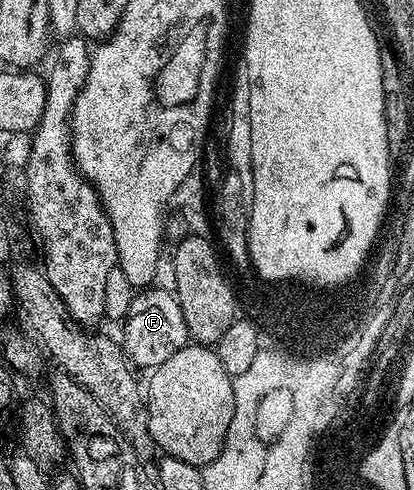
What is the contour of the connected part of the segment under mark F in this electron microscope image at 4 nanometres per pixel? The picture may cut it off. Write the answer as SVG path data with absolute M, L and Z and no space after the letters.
M147 288L133 296L124 325L126 327L122 349L131 364L137 368L155 369L167 358L172 357L178 349L186 347L190 341L180 302L171 290L158 288Z

